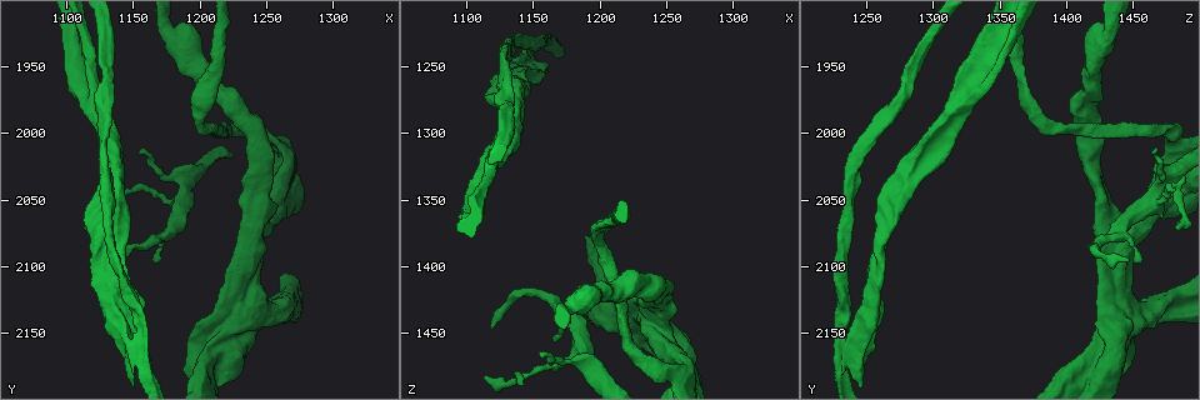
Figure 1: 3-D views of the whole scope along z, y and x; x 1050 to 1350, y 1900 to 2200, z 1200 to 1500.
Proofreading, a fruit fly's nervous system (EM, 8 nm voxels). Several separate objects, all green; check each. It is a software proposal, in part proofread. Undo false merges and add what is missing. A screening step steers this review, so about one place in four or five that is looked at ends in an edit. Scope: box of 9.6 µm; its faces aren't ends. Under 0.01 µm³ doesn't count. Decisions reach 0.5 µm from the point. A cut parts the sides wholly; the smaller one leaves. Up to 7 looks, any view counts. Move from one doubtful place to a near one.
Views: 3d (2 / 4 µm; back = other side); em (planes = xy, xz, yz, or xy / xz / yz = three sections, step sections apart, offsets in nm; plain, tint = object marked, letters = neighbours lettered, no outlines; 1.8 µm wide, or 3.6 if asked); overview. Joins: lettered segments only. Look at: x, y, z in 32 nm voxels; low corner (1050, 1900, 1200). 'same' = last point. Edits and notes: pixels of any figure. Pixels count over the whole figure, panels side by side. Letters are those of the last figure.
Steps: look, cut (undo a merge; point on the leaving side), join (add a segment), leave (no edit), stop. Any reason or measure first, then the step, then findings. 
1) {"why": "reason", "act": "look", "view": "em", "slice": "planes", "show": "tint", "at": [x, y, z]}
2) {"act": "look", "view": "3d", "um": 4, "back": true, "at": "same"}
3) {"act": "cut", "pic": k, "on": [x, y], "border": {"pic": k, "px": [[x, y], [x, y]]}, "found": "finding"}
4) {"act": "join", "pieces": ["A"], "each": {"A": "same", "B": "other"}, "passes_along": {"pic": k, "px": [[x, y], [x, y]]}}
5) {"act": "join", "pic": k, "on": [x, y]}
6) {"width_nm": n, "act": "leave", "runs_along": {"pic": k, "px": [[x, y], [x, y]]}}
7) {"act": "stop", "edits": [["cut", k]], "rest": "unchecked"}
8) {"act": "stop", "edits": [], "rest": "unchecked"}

{"why": "free end", "act": "look", "view": "em", "um": 3.6, "slice": "planes", "show": "plain", "at": [1118, 2094, 1446]}

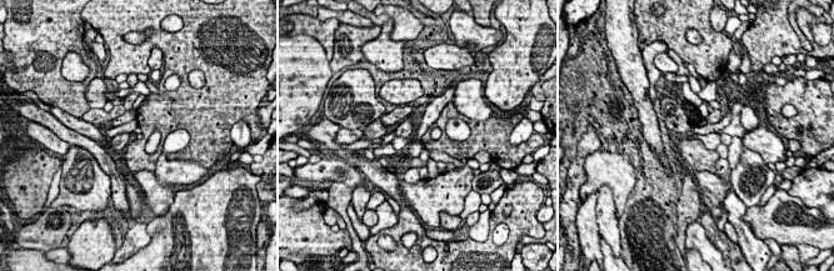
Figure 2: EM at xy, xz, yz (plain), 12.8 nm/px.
{"why": "what lies round it", "act": "look", "view": "em", "um": 3.6, "slice": "planes", "show": "letters", "at": "same"}

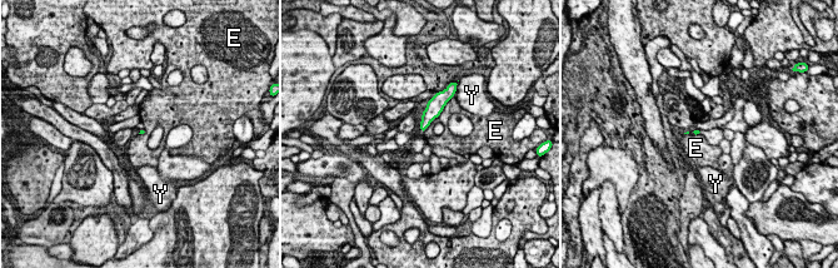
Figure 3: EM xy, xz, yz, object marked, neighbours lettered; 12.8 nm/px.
{"longest_contact_nm": ["E", 550], "act": "leave", "each": {"E": "other", "Y": "other"}, "found": "no lettered segment goes on from it"}

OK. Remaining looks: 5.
{"why": "branch point", "act": "look", "view": "3d", "um": 4, "at": [1128, 2000, 1258]}

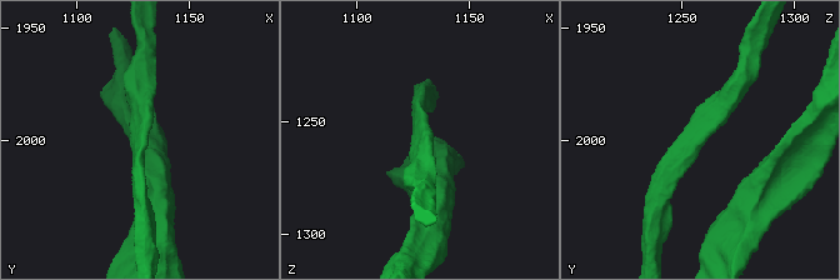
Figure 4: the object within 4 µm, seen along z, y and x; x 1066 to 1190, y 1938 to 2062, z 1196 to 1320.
{"why": "need the tissue", "act": "look", "view": "em", "um": 3.6, "slice": "planes", "show": "letters", "at": [1126, 2002, 1255]}

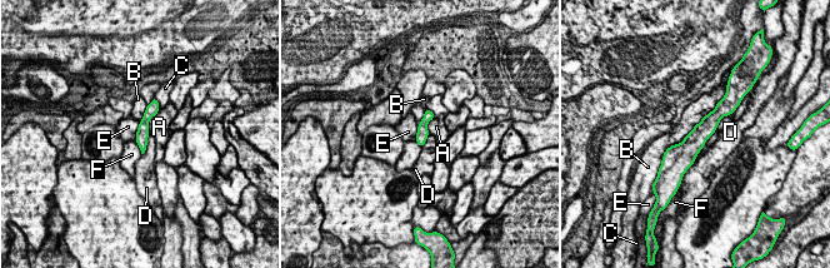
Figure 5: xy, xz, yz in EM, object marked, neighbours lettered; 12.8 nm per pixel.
{"width_nm": 160, "act": "leave", "each": {"A": "other", "B": "other", "C": "other", "D": "other", "E": "other", "F": "other"}, "found": "continuous, no second neuron"}

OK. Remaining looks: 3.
{"why": "arms run side by side", "act": "look", "view": "3d", "um": 4, "at": [1258, 2048, 1476]}

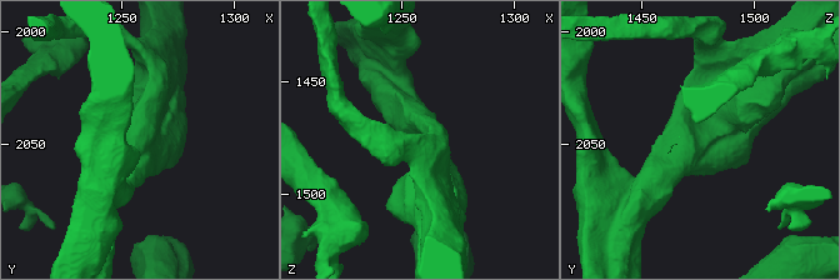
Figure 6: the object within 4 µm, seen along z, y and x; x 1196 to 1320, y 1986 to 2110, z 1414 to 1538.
{"why": "now the EM", "act": "look", "view": "em", "um": 3.6, "slice": "yz", "step": 8, "show": "letters", "at": [1260, 2050, 1476]}

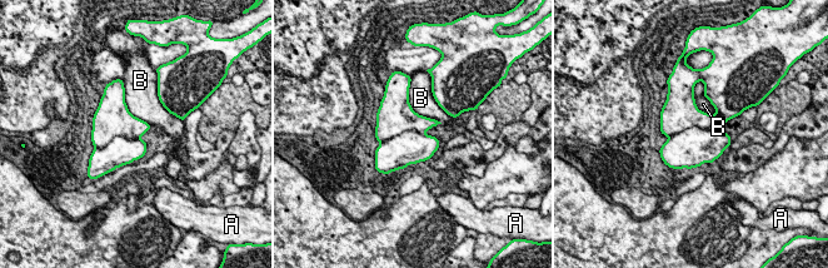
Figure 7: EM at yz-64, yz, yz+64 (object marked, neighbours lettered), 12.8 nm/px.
{"act": "cut", "pic": 7, "on": [119, 152], "each": {"A": "other", "B": "other"}, "border": {"pic": 7, "px": [[139, 137], [114, 137], [95, 148]]}, "found": "two neurons meet here"}

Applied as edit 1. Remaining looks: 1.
{"act": "stop", "edits": [["cut", 7]], "rest": "unchecked"}

